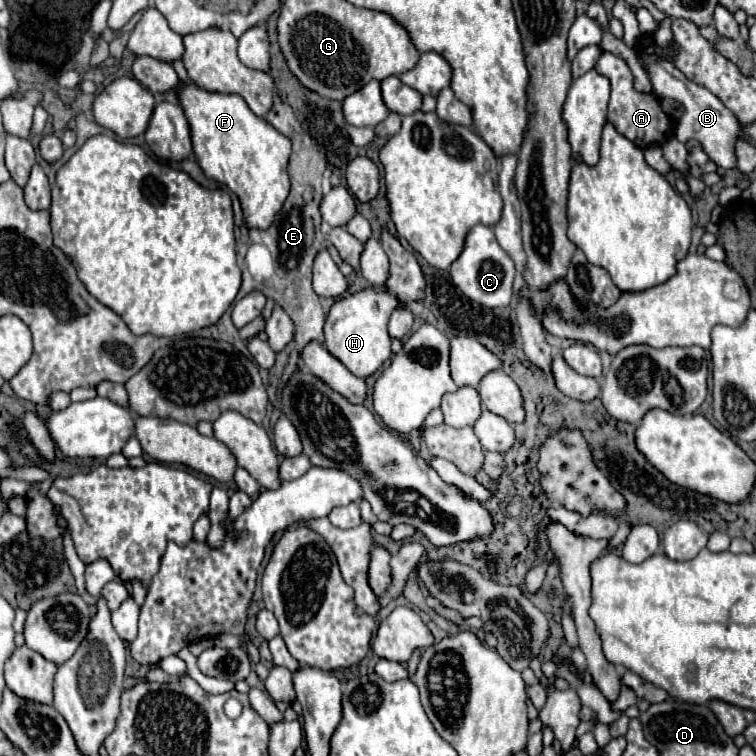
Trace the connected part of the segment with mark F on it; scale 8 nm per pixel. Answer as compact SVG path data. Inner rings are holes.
M181 84L181 106L191 126L191 140L197 162L207 178L221 182L237 194L243 210L245 228L269 228L275 212L283 208L291 180L287 162L291 156L291 140L277 132L267 120L257 118L245 100L237 94L219 94Z

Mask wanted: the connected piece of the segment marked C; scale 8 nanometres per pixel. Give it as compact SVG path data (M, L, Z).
M475 224L465 238L463 252L451 264L449 272L451 272L455 286L473 302L479 302L481 306L487 306L487 308L509 306L511 296L513 296L515 262L511 260L511 256L507 256L507 252L503 252L503 248L499 248L493 228L489 228L485 224Z

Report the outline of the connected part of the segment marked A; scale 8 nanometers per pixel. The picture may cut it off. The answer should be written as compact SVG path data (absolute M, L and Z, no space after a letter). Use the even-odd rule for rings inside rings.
M603 52L595 70L611 80L611 100L609 100L609 116L607 120L617 128L619 134L633 140L641 150L651 146L663 146L673 136L673 122L669 114L663 112L659 100L653 94L635 90L635 78L627 66L627 62L611 52Z

